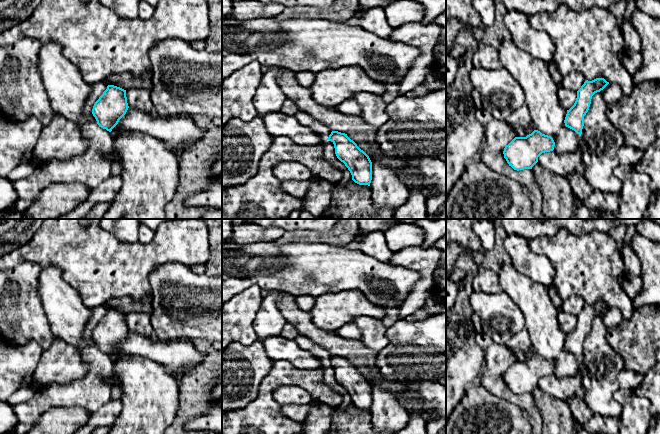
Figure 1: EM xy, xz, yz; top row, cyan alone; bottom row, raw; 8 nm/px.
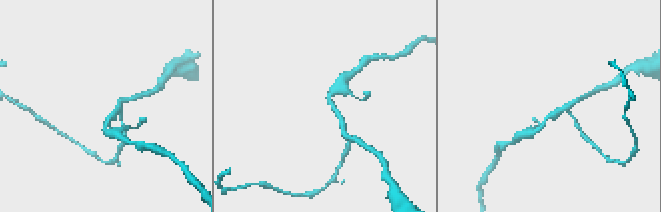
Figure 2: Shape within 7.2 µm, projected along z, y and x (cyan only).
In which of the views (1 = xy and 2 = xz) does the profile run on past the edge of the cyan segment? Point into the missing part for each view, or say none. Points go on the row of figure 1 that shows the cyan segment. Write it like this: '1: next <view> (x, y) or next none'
1: next none
2: next none

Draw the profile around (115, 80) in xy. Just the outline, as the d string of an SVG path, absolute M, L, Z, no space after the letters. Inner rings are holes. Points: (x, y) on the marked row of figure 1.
M121 73L116 75L110 75L104 79L107 86L114 85L124 90L133 87L144 87L150 89L152 86L152 75L145 73L141 76L135 76L131 73Z

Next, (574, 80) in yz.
M571 72L562 77L561 86L565 89L578 91L586 81L585 77L579 72Z

